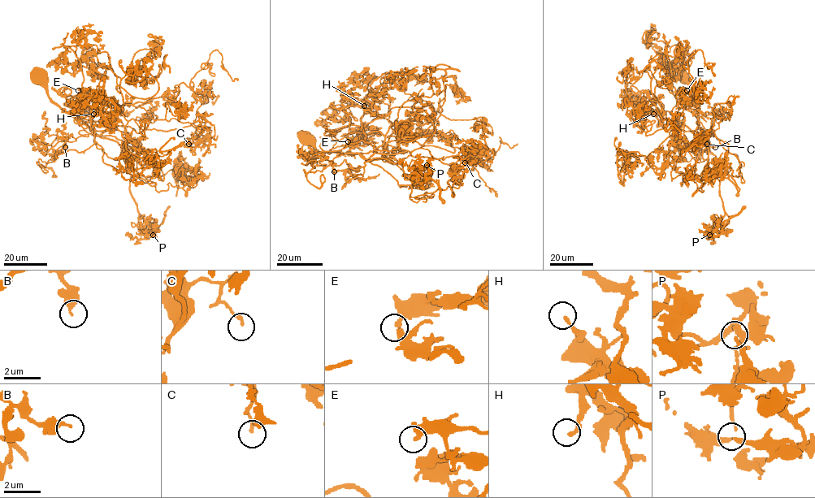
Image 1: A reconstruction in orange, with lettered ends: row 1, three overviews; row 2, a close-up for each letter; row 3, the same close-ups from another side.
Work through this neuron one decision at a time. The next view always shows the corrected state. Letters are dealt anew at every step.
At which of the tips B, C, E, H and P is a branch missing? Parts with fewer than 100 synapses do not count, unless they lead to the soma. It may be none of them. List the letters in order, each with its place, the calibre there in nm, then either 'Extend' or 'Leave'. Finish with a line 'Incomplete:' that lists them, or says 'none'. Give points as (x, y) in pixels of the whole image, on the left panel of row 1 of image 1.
B: Place: (65, 147). Thickness 280 nm. Leave
C: Place: (188, 144). Thickness 170 nm. Leave
E: Place: (78, 90). Thickness 170 nm. Leave
H: Place: (93, 114). Thickness 200 nm. Leave
P: Place: (153, 235). Thickness 190 nm. Leave
Incomplete: none

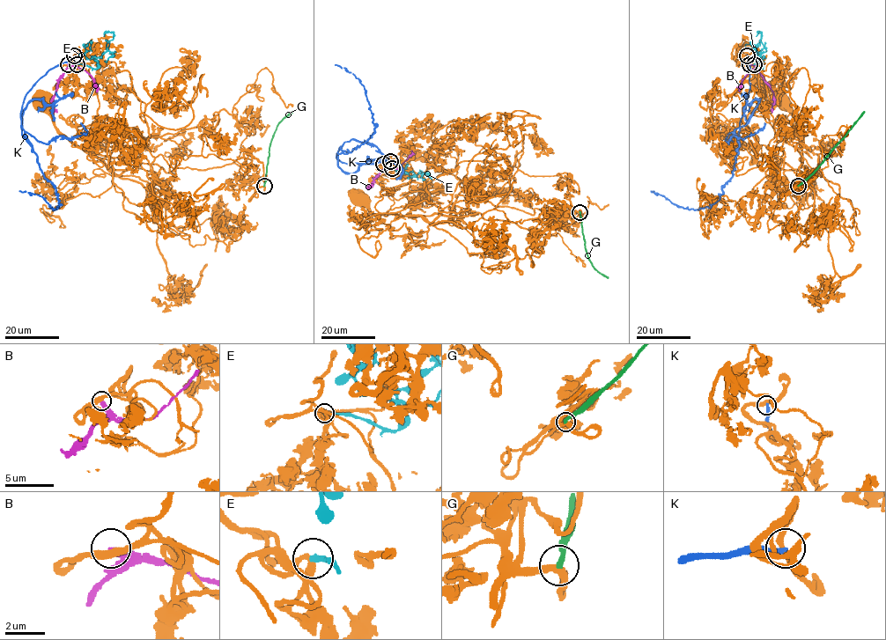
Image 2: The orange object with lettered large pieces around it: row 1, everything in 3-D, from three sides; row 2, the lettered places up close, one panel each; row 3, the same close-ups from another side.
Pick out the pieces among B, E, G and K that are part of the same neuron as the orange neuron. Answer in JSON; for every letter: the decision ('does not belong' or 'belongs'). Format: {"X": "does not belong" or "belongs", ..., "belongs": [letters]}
{"B": "does not belong", "E": "does not belong", "G": "does not belong", "K": "does not belong", "belongs": []}

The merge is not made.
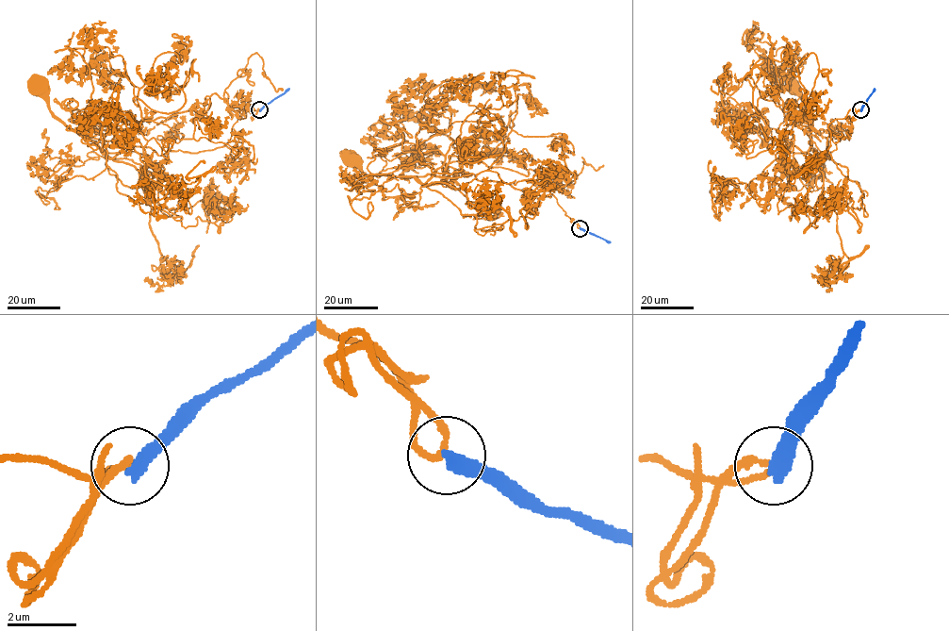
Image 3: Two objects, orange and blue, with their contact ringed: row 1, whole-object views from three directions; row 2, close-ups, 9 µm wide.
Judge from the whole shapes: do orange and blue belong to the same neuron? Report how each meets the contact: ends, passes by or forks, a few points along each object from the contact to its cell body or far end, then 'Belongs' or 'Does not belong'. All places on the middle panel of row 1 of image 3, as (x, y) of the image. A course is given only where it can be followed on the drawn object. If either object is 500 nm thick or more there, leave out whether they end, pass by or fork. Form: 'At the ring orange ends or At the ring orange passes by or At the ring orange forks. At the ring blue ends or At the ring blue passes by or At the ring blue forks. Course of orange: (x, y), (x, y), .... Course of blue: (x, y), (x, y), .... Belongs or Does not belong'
At the ring orange passes by. At the ring blue ends. Course of orange: (580, 228), (552, 194), (543, 196), (506, 182), (480, 181), (471, 173), (449, 177), (367, 175), (350, 156). Course of blue: (580, 228), (611, 241). Does not belong

